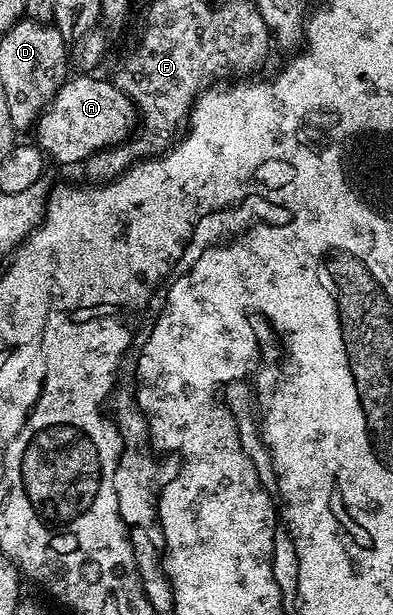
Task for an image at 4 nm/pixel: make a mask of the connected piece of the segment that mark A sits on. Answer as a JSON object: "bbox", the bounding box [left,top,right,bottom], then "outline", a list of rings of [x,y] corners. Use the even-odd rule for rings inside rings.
{"bbox":[34,76,138,166],"outline":[[[72,76],[61,84],[50,104],[40,114],[34,127],[35,145],[49,159],[64,166],[83,164],[95,150],[117,146],[133,133],[138,122],[135,104],[123,94],[115,81],[96,76]],[[80,77],[80,78],[76,78]]]}

